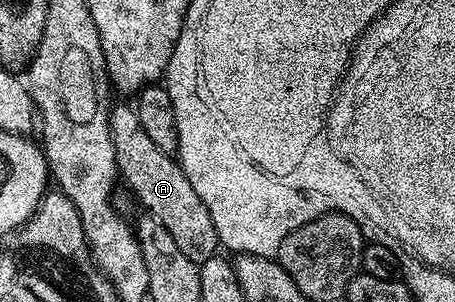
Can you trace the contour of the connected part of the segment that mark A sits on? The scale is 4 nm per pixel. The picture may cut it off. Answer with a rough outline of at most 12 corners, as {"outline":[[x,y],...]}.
{"outline":[[108,114],[116,164],[188,260],[215,257],[212,216],[182,167],[140,128]]}

